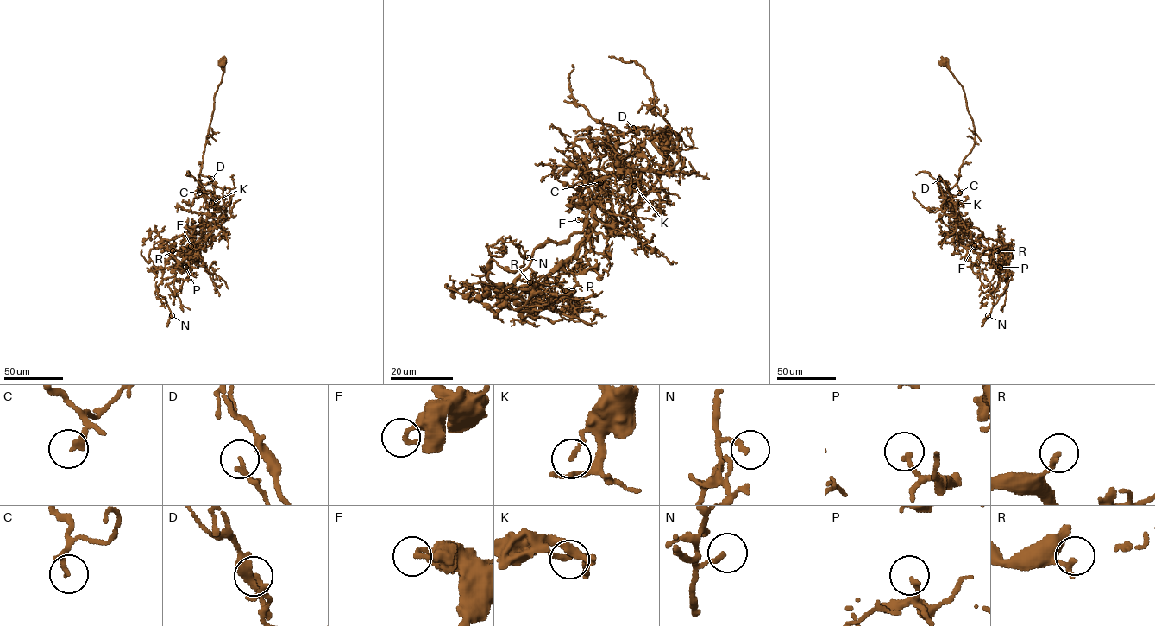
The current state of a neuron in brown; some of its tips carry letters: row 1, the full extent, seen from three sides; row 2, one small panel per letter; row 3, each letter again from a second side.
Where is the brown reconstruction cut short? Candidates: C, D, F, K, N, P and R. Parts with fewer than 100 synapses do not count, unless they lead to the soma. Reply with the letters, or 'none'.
none

